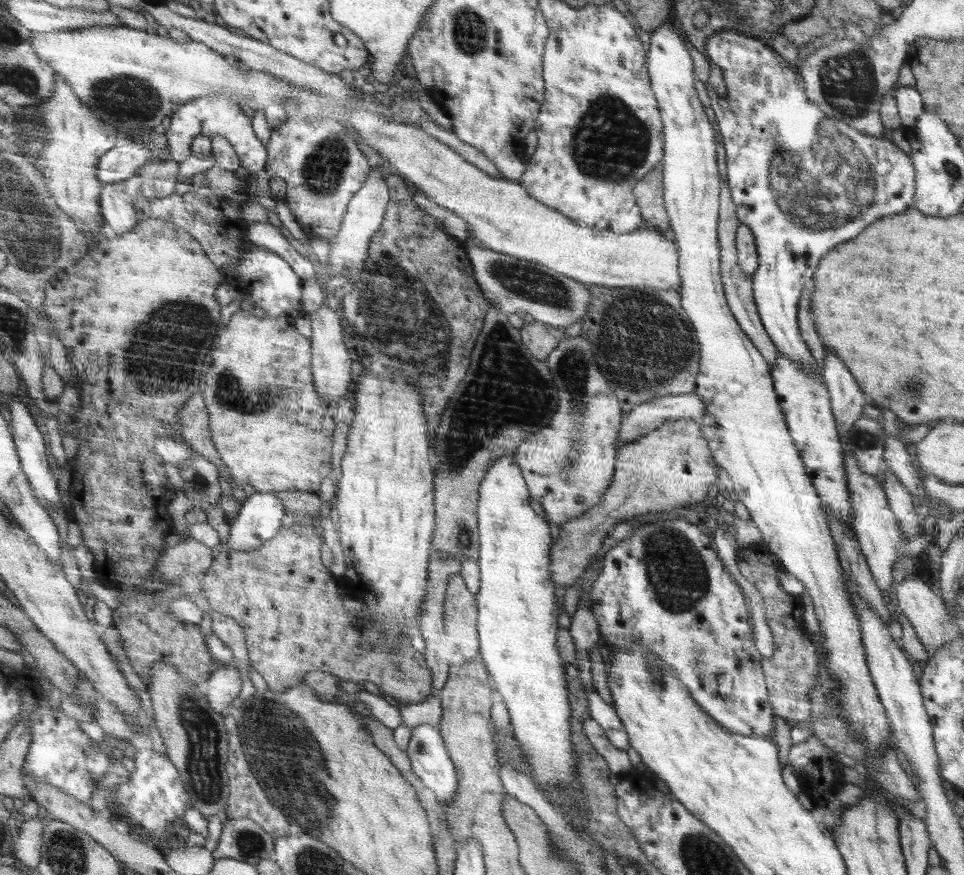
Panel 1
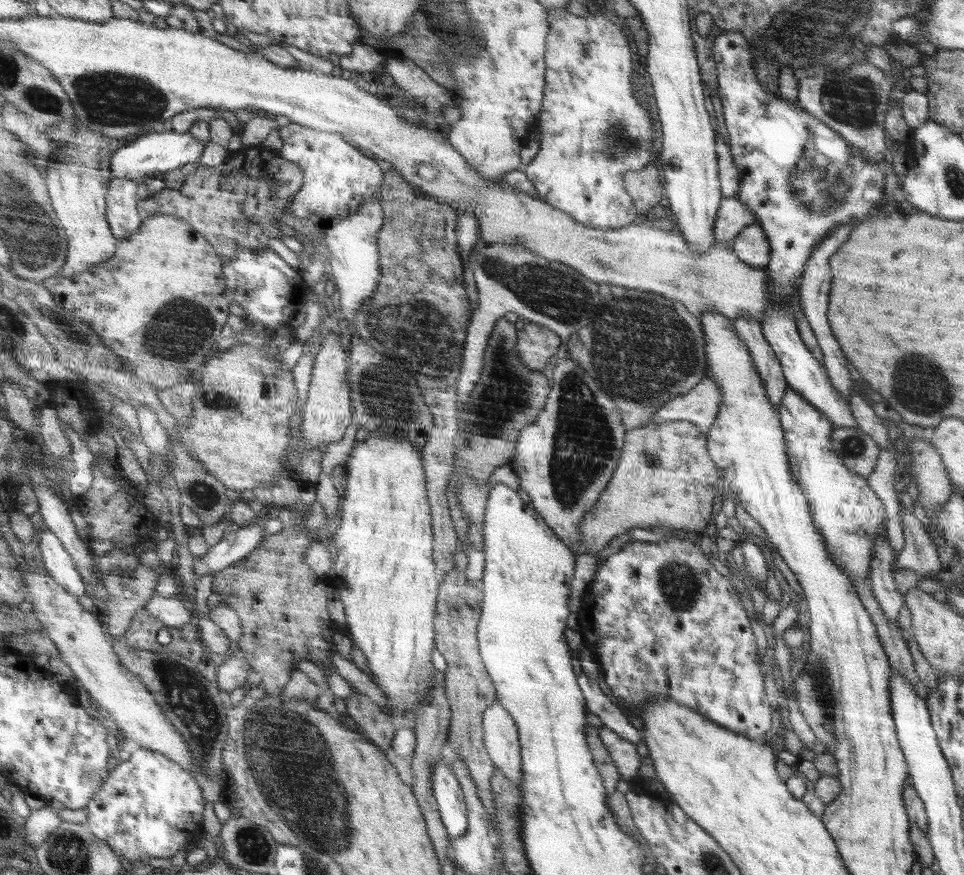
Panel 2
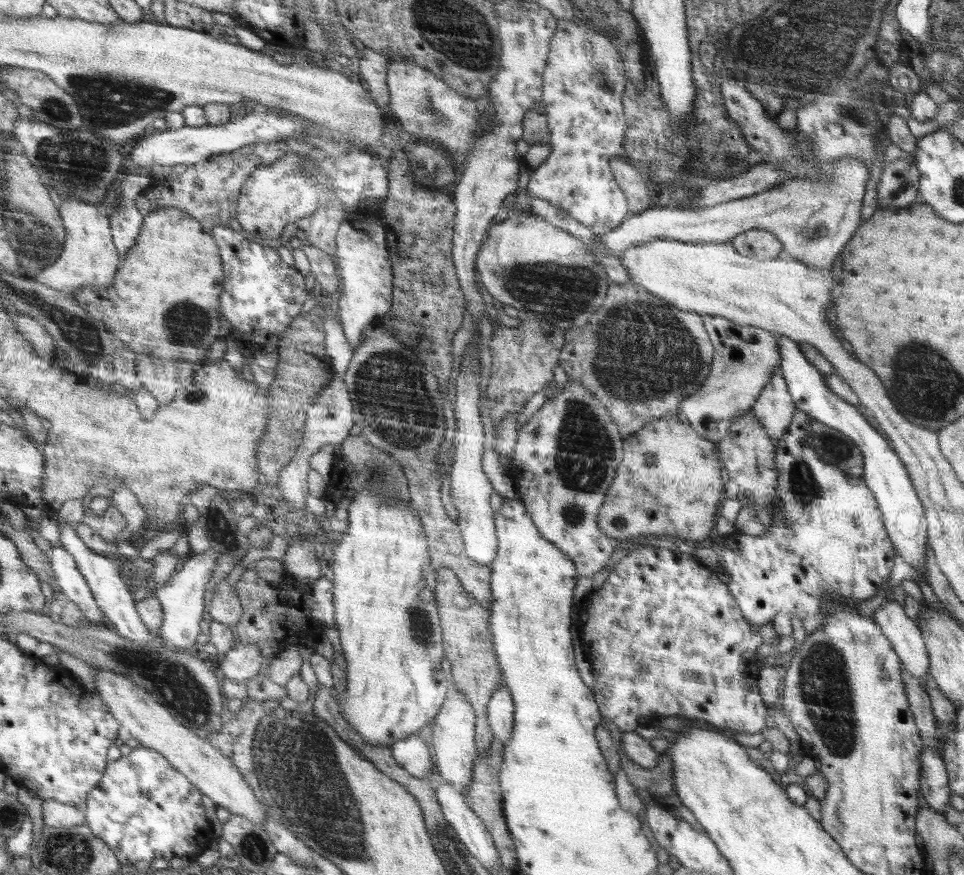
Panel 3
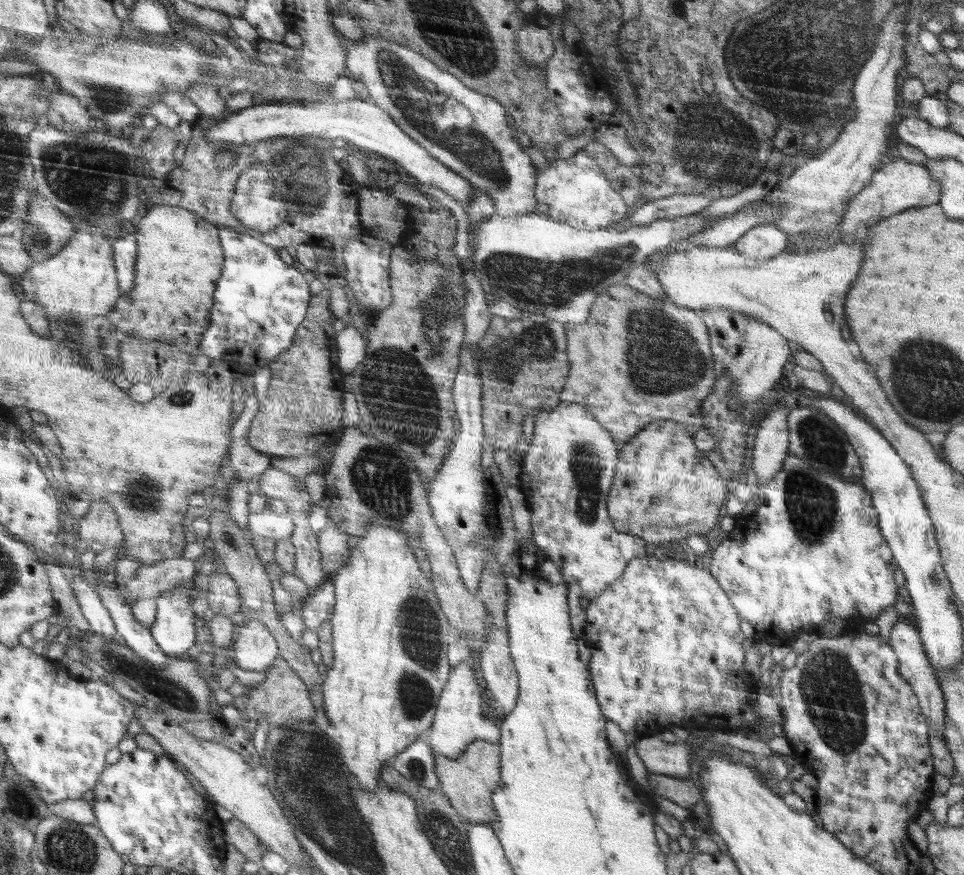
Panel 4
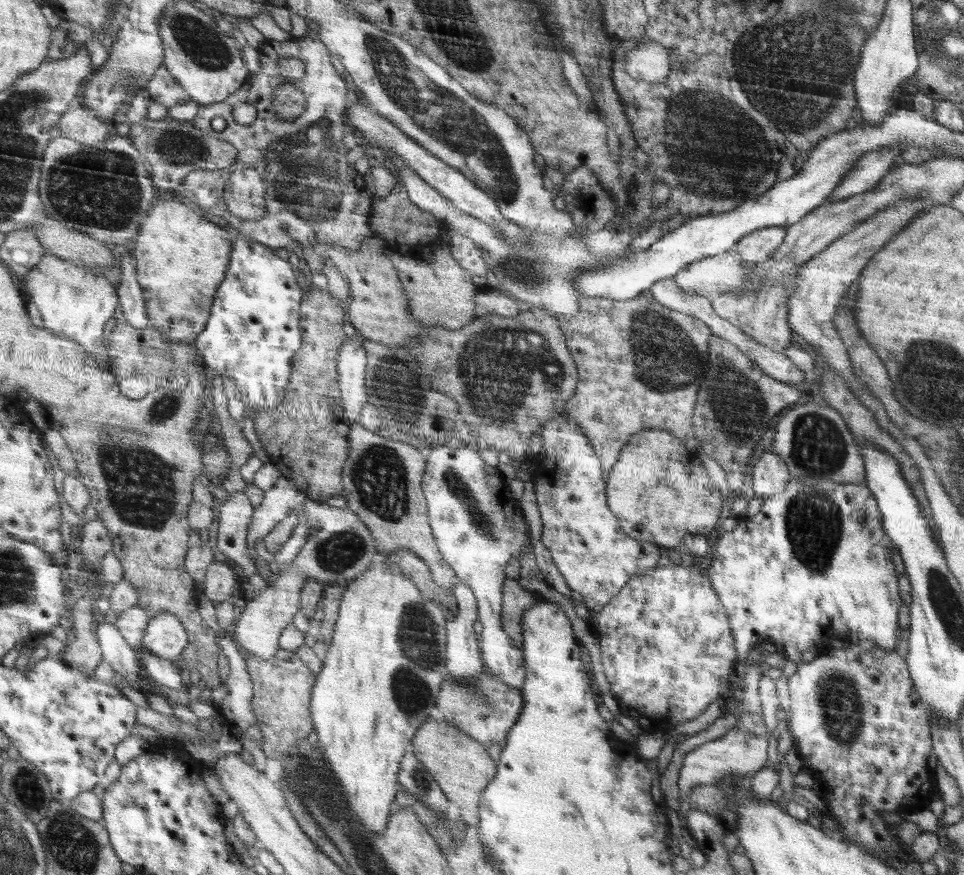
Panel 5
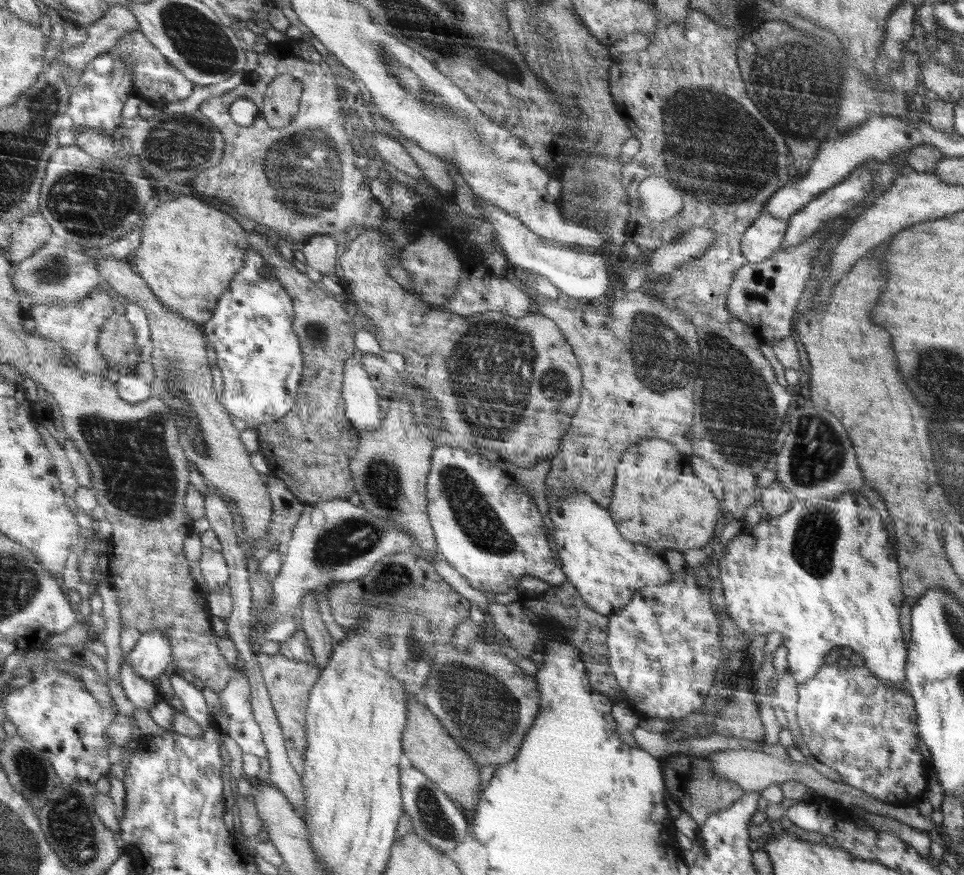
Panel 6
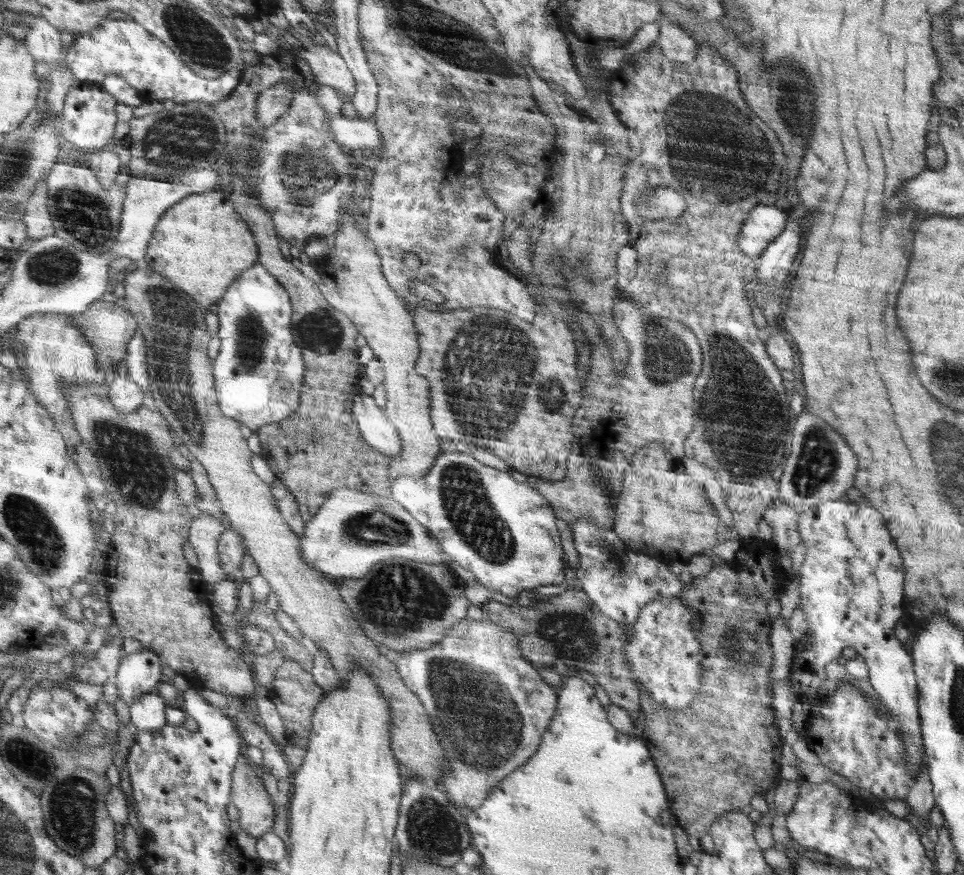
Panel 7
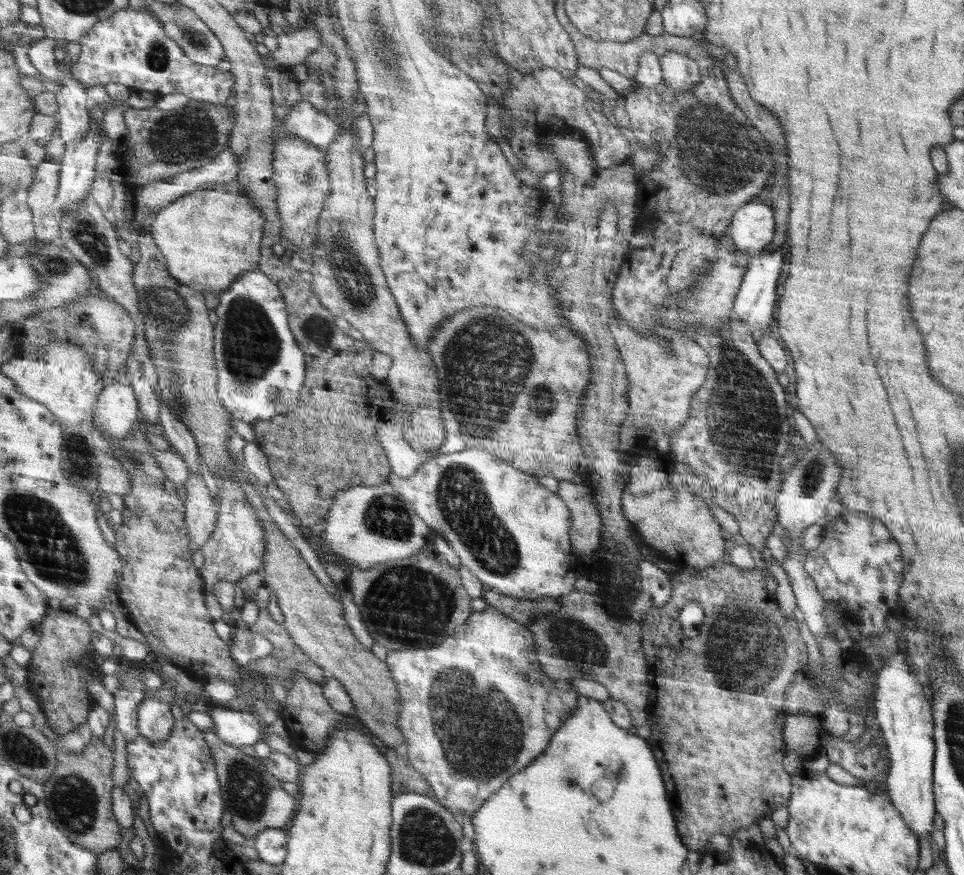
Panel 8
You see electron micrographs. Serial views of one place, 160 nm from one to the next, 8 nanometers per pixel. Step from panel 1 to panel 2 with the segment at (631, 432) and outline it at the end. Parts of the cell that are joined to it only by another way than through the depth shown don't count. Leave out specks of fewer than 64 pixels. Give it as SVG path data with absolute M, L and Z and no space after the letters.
M706 376L685 395L678 395L672 402L665 404L658 412L652 414L652 423L690 421L697 424L701 432L706 434L717 419L721 410L721 388L713 378Z

